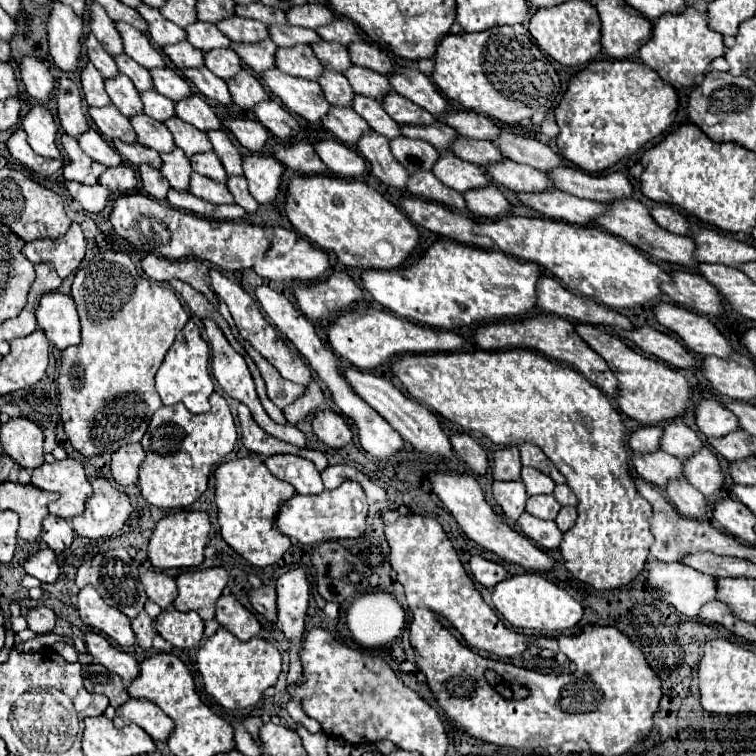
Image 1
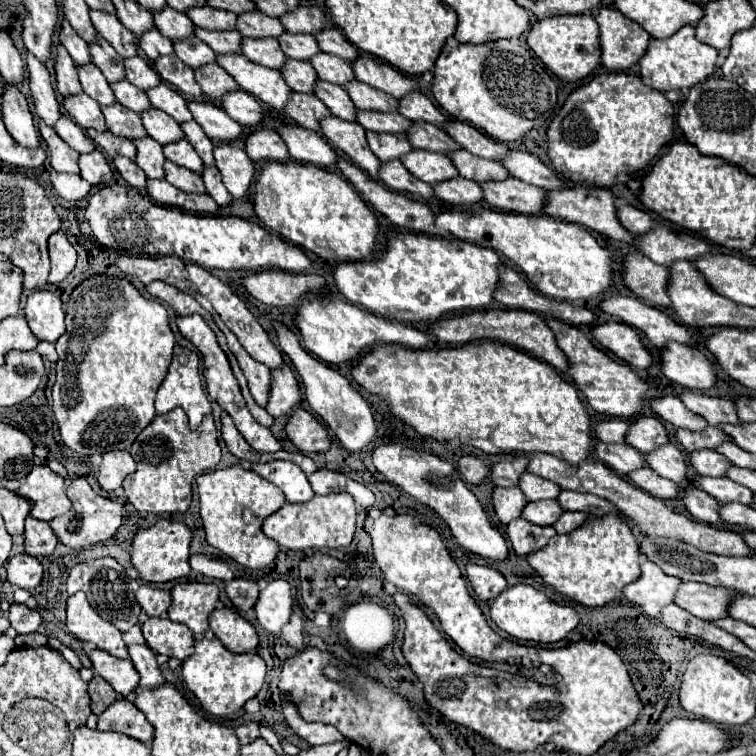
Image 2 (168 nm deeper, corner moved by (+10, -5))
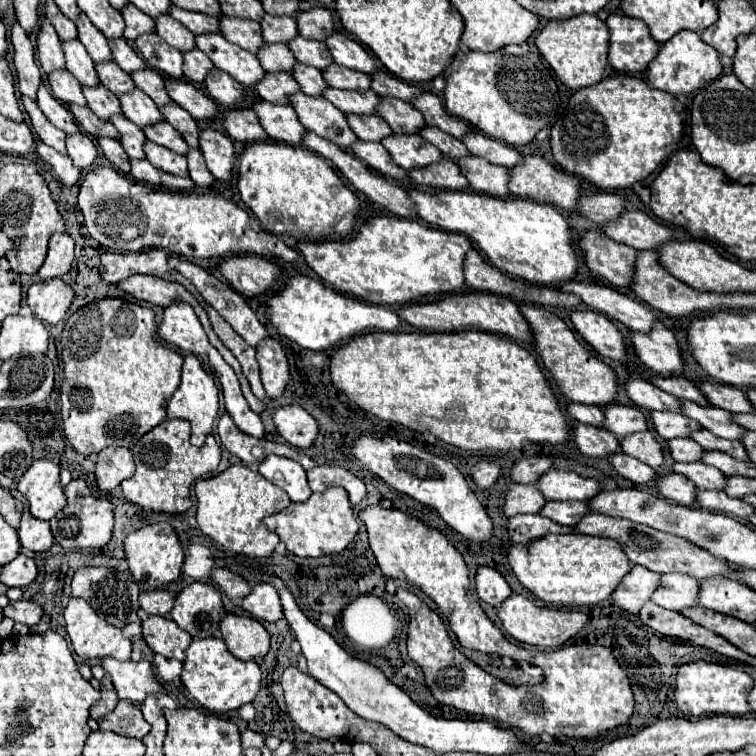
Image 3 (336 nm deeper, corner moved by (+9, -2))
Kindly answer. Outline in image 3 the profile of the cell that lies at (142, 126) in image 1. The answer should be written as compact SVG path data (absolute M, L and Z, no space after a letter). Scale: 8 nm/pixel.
M103 85L97 87L83 87L83 95L87 99L87 107L99 117L99 119L109 119L113 113L121 113L121 105L117 97L105 89Z

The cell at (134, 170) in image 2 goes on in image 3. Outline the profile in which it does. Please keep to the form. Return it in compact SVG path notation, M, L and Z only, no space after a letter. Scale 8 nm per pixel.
M97 137L99 141L99 147L103 149L103 155L123 173L129 173L129 157L127 153L123 153L121 149L121 143L111 139L111 137Z

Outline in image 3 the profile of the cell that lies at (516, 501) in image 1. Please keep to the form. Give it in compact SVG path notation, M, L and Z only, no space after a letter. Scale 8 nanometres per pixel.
M511 483L505 497L505 515L513 517L517 513L539 513L547 499L537 485L517 485Z

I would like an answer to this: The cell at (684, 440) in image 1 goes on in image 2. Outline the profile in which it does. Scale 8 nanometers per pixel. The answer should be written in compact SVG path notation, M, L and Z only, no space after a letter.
M638 418L632 422L632 432L628 432L628 444L634 446L638 452L654 452L656 448L670 442L670 436L664 424L656 418Z

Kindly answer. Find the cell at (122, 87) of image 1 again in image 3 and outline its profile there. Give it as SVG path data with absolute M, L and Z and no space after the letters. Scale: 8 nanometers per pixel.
M77 39L63 41L61 49L65 53L65 61L67 61L65 67L67 67L67 71L73 73L81 85L85 85L85 87L99 85L93 59L89 57L89 53L85 53L85 47L81 45L81 41L77 41Z

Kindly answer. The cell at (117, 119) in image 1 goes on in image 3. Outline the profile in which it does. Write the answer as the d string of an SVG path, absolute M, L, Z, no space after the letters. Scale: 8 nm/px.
M57 69L51 71L47 75L51 93L55 99L63 101L63 103L77 103L77 105L85 105L85 97L81 93L81 85L79 81L67 71L67 69Z

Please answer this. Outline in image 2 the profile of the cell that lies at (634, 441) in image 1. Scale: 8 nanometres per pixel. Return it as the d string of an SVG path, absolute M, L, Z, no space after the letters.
M606 420L596 424L596 436L606 444L626 444L628 430L630 430L628 420Z

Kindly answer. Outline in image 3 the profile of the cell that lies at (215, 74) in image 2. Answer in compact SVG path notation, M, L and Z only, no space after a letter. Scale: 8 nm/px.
M191 49L183 53L183 75L189 81L203 83L205 73L209 73L209 69L213 69L213 63L199 49Z

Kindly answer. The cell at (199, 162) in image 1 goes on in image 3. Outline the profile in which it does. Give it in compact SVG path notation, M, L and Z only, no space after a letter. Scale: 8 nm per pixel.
M167 121L147 125L147 127L143 127L143 133L149 141L155 141L157 145L163 145L163 147L175 151L175 153L185 155L185 149L189 149L189 145L185 145L183 137Z

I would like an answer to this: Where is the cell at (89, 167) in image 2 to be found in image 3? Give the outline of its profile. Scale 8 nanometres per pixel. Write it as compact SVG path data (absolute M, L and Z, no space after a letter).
M73 133L73 135L67 135L65 139L67 143L67 153L69 157L73 159L73 163L79 167L79 169L89 169L97 157L97 149L95 149L95 143L91 137L87 137L85 133Z

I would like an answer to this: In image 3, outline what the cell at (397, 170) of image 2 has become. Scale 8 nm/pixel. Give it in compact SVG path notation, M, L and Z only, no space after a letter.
M355 141L351 145L351 151L355 157L359 157L367 167L375 169L377 173L385 175L385 177L391 177L391 179L397 179L397 181L405 181L409 179L407 177L407 171L403 171L401 167L397 167L393 163L393 159L389 157L387 149L381 145L381 143L371 143L371 141Z

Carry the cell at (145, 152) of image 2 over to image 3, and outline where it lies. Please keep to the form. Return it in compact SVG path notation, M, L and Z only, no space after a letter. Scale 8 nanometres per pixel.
M111 115L109 117L109 121L115 125L115 129L119 131L119 143L123 145L123 149L125 149L125 153L129 155L129 157L137 157L137 159L145 159L145 153L143 153L143 143L147 141L145 139L145 135L143 135L143 131L137 127L137 125L133 125L127 117L123 117L123 115Z

